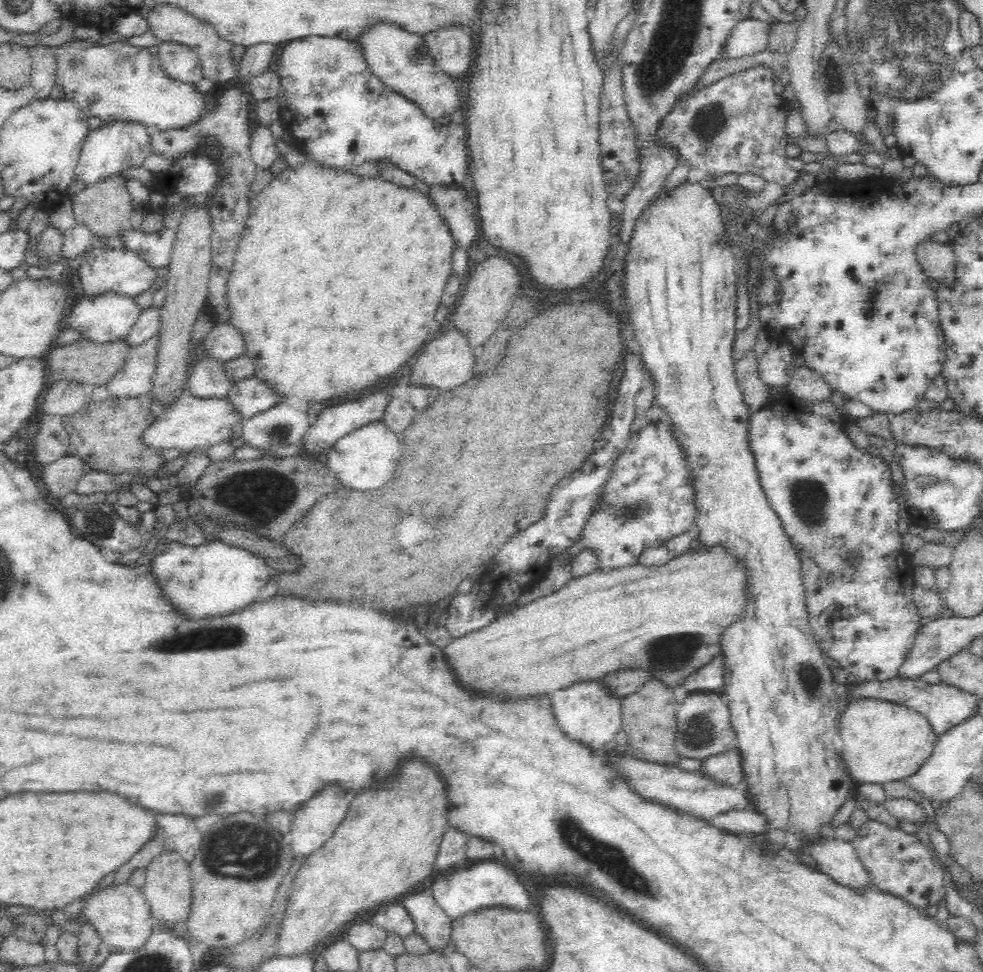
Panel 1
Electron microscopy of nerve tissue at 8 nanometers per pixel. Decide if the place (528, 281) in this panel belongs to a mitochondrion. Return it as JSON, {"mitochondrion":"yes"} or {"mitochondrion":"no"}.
{"mitochondrion":"no"}

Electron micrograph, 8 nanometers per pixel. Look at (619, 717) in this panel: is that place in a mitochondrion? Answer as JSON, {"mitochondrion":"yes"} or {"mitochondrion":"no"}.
{"mitochondrion":"no"}

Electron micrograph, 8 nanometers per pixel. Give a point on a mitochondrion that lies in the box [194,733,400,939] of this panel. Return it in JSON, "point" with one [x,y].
{"point":[244,846]}

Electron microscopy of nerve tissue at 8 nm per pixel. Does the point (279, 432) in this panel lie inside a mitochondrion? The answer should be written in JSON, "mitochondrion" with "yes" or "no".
{"mitochondrion":"yes"}

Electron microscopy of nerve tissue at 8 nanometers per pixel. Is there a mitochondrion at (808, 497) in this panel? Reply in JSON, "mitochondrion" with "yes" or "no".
{"mitochondrion":"yes"}

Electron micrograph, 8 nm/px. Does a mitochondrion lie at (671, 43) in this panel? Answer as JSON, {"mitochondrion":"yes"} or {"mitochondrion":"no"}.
{"mitochondrion":"yes"}

